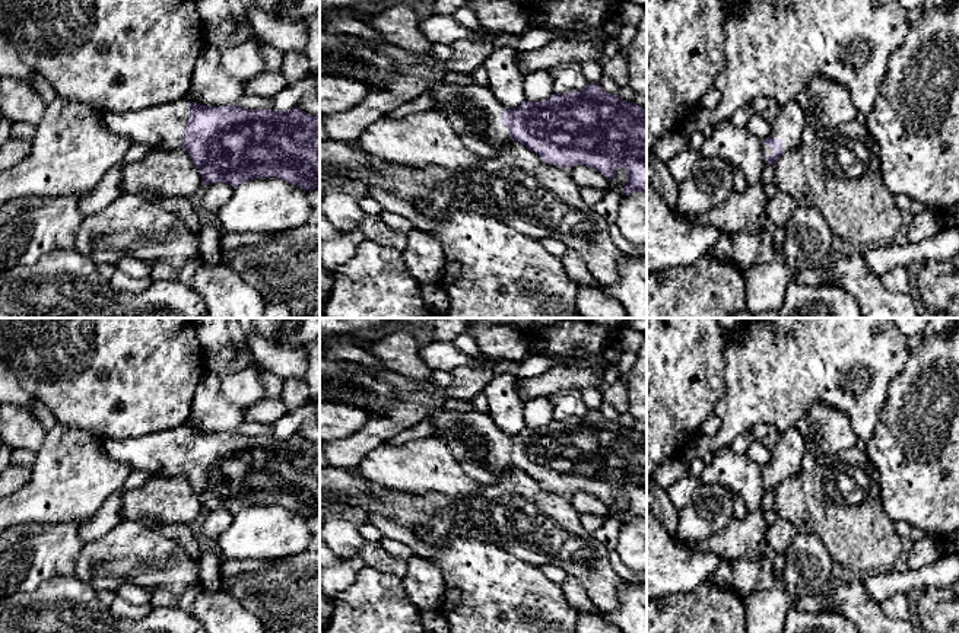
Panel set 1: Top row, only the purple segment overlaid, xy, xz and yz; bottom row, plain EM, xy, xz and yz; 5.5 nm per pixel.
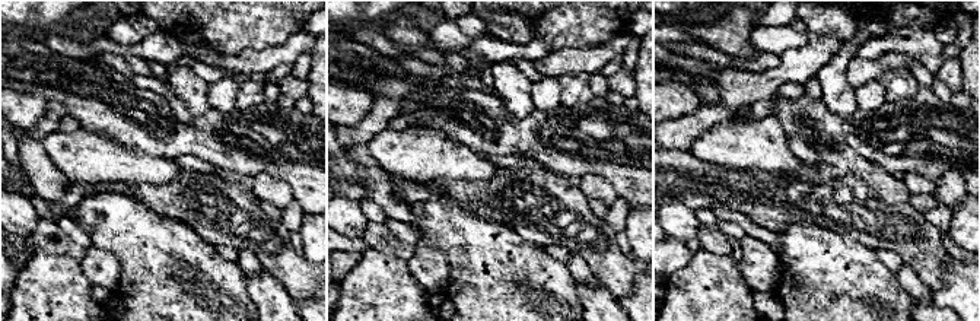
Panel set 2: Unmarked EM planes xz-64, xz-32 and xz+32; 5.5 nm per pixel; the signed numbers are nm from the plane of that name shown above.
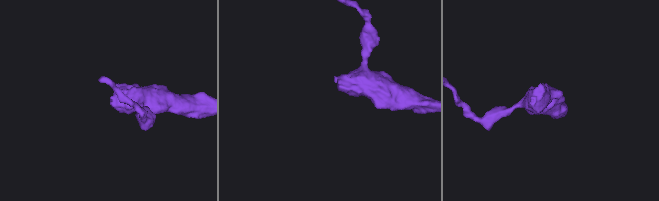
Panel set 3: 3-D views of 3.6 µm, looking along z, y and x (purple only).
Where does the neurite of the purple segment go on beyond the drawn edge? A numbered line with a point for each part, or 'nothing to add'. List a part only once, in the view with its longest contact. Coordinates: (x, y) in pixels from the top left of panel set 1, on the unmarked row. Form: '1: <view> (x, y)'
1: xy (161, 452)

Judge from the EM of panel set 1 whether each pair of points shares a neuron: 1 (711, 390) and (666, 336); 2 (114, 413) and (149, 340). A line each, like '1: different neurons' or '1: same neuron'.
1: same neuron
2: same neuron

